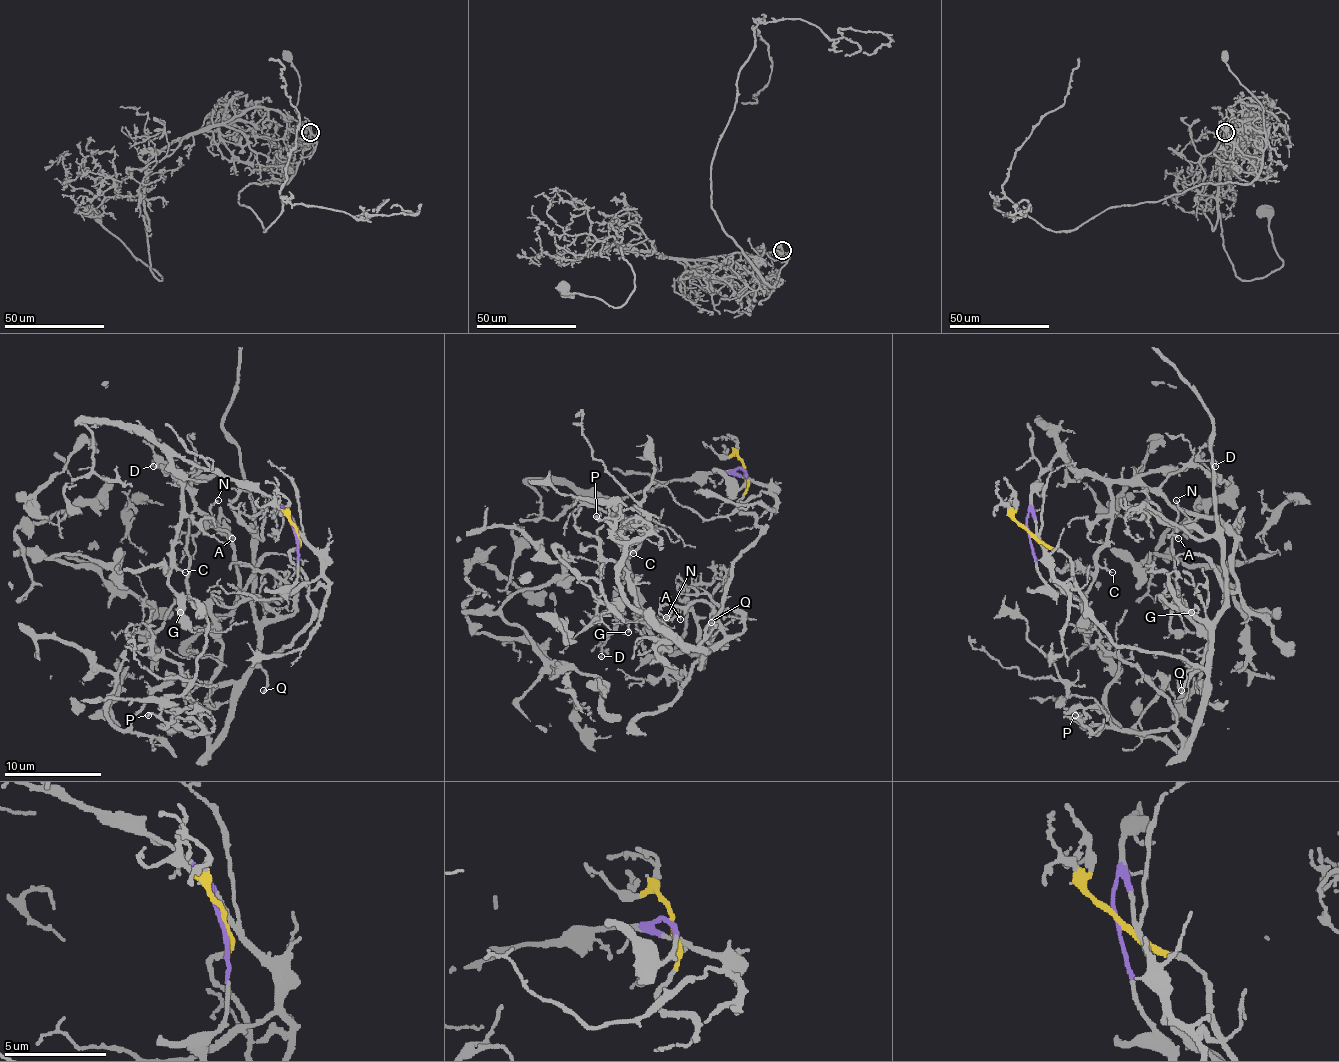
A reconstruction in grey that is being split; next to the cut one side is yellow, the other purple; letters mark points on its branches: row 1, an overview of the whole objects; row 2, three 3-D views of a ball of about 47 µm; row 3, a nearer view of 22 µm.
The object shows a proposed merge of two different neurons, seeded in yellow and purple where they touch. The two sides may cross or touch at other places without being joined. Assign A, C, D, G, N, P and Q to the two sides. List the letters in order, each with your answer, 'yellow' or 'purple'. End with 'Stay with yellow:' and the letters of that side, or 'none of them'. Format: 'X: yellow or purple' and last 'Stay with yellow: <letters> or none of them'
A: purple
C: purple
D: purple
G: purple
N: purple
P: yellow
Q: yellow
Stay with yellow: P, Q

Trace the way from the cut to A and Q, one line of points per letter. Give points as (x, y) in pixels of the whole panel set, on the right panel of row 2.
A: (1028, 532), (1037, 479), (1059, 457), (1079, 471), (1140, 479), (1189, 510), (1196, 518), (1174, 532), (1179, 537)
Q: (1028, 532), (1067, 554), (1086, 613), (1120, 647), (1162, 652), (1194, 667), (1186, 674), (1181, 691)

